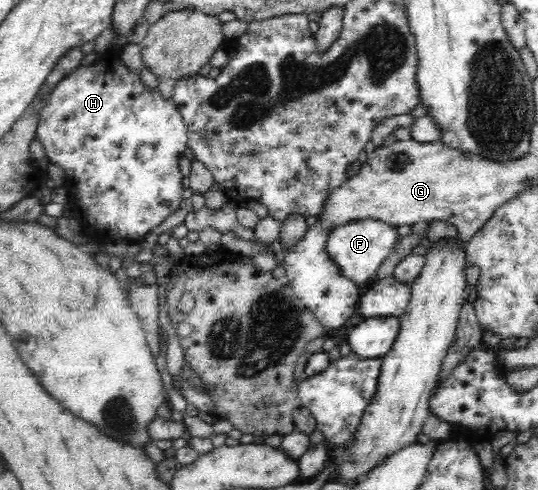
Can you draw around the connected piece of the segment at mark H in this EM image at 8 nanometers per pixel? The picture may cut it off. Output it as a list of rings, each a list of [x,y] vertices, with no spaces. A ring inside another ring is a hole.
[[[112,47],[94,63],[79,66],[62,78],[40,111],[36,138],[42,143],[48,160],[65,170],[62,183],[72,197],[71,203],[77,217],[94,225],[100,232],[101,241],[138,239],[140,243],[147,244],[145,235],[177,211],[179,203],[187,194],[181,186],[184,177],[180,173],[178,160],[181,154],[189,154],[188,137],[185,122],[172,98],[161,97],[157,87],[147,90],[139,75],[133,75],[123,67],[119,56],[119,50],[113,50]],[[142,143],[154,147],[152,158],[146,162],[140,162],[135,156],[137,147]]]

